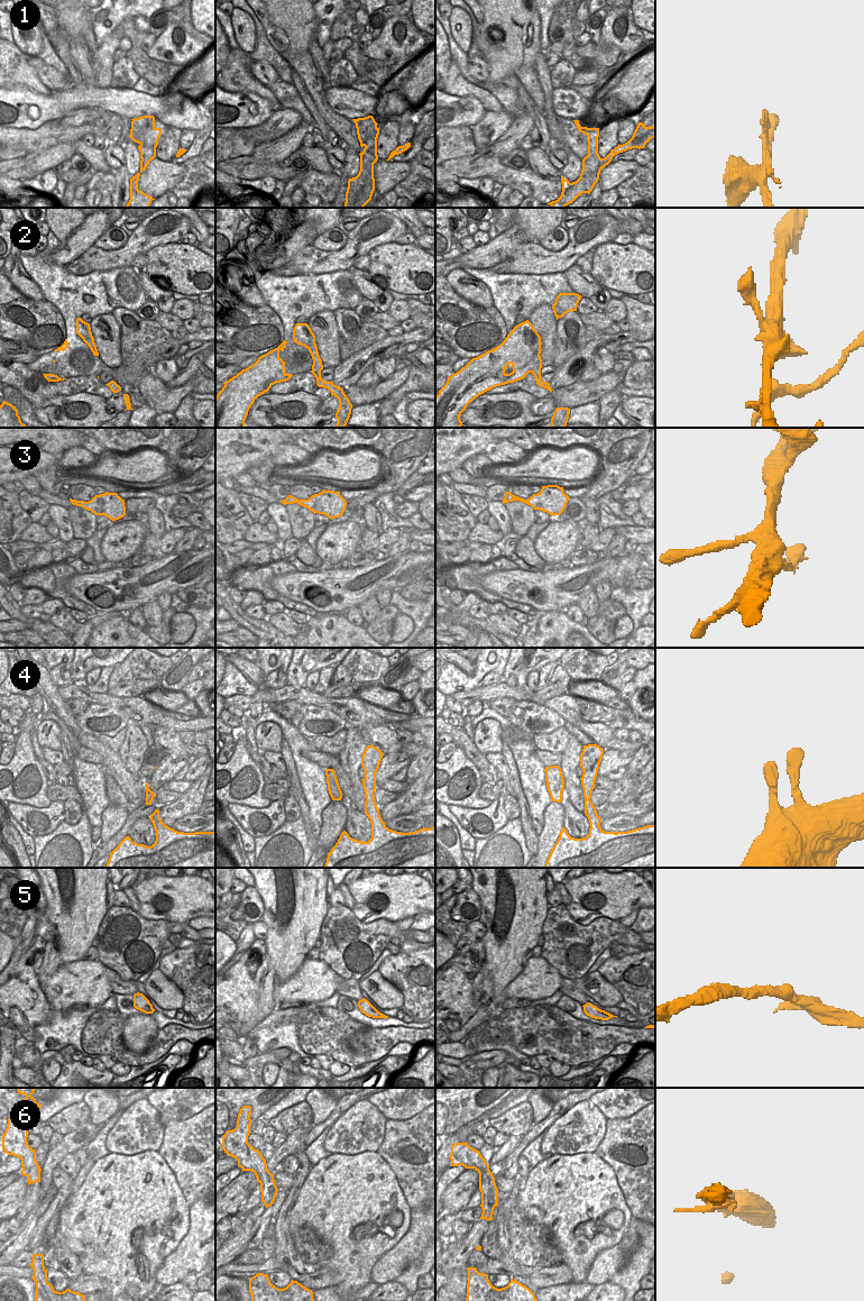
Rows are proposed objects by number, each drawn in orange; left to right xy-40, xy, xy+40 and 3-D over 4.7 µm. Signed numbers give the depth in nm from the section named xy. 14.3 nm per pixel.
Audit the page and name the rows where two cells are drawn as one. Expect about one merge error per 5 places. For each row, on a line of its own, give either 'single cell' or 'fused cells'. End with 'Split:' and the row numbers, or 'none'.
1: fused cells
2: fused cells
3: single cell
4: single cell
5: single cell
6: single cell
Split: 1, 2

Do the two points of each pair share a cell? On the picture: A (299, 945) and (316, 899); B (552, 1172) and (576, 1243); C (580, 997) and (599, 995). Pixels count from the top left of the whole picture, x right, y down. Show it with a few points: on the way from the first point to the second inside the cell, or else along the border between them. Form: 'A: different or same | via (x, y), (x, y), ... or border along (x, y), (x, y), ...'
A: same | via (299, 934), (299, 917), (305, 910)
B: same | via (563, 1190), (570, 1197), (570, 1225)
C: different | border along (573, 980), (575, 985), (586, 995)

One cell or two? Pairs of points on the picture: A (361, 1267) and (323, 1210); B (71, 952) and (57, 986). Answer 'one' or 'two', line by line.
A: one
B: two

